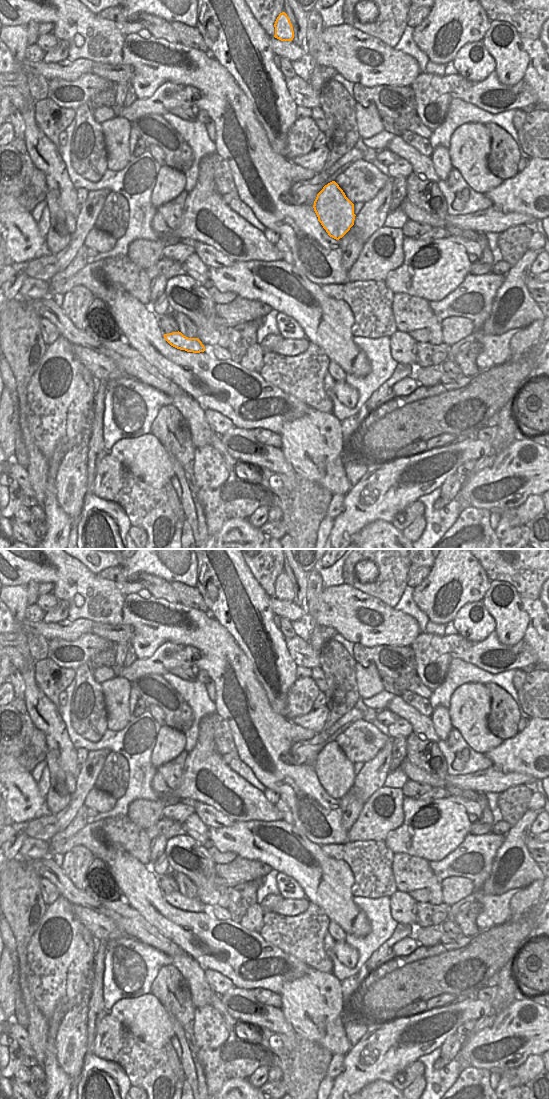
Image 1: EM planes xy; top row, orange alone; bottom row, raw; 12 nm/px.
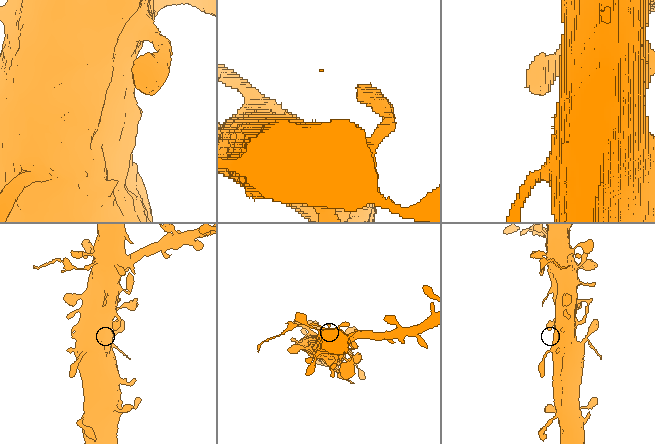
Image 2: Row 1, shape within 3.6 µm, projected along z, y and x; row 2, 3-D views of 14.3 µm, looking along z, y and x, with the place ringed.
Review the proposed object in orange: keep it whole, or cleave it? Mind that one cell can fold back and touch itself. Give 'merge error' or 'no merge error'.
no merge error

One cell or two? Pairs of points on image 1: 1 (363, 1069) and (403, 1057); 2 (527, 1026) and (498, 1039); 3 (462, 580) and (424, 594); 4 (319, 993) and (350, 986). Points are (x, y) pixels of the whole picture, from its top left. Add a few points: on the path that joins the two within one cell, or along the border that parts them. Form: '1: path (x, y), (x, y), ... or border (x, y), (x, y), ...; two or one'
1: path (373, 1059), (375, 1057), (393, 1057); one
2: path (520, 1031), (505, 1036); one
3: path (453, 577), (433, 593); one
4: border (340, 981), (343, 1001), (345, 1003); two

